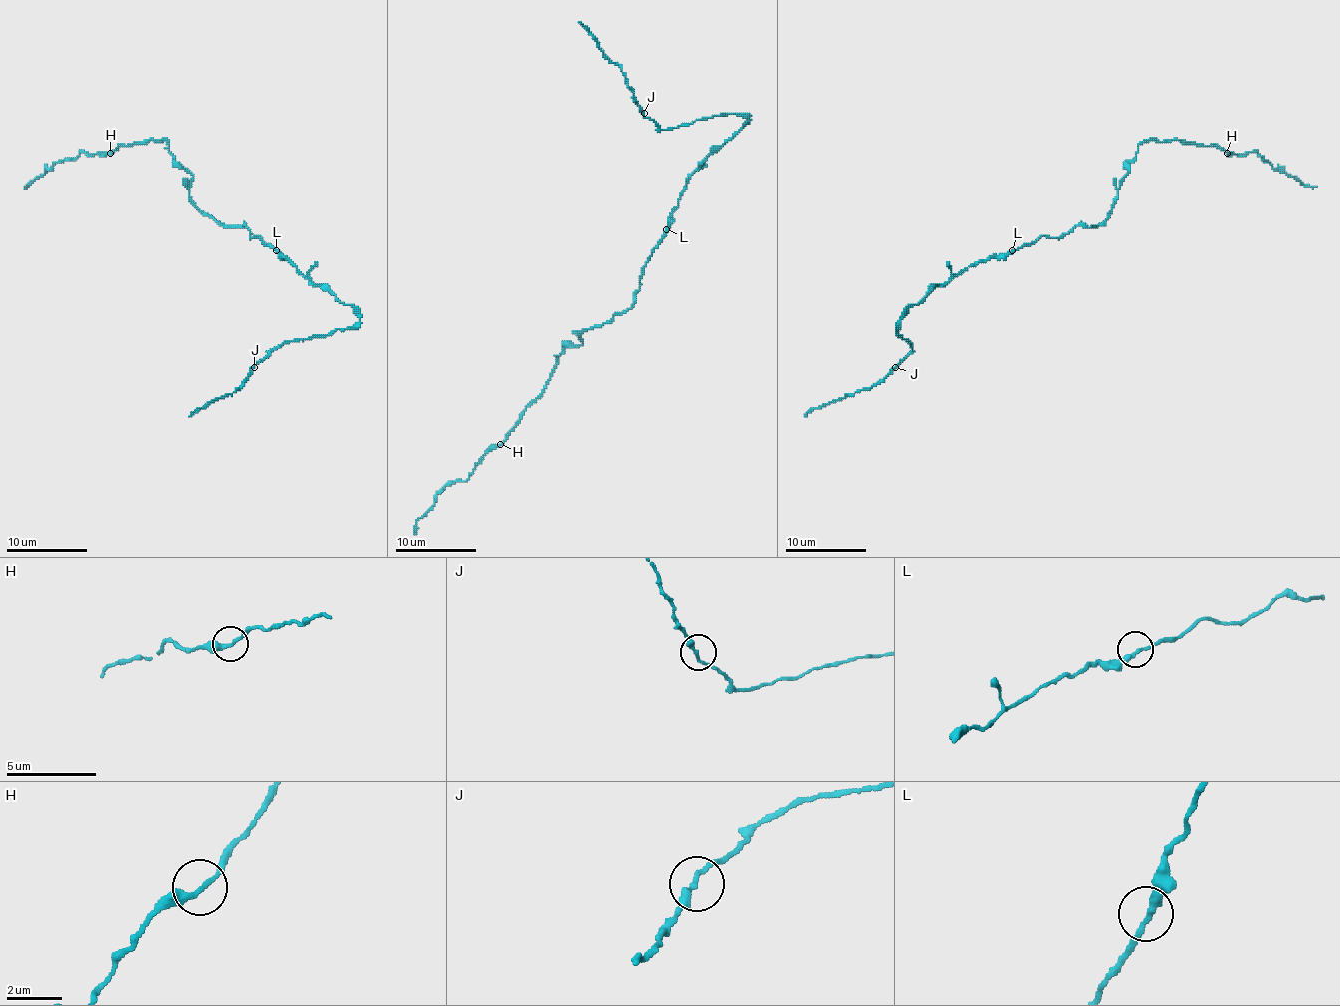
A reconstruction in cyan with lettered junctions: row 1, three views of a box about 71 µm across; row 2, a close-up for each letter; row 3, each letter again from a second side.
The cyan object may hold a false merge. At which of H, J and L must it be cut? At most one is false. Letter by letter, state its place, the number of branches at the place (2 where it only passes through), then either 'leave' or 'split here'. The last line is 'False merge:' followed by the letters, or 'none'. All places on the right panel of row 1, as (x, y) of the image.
H: place (1227, 153); branches 2; leave
J: place (895, 367); branches 2; leave
L: place (1012, 250); branches 2; leave
False merge: none

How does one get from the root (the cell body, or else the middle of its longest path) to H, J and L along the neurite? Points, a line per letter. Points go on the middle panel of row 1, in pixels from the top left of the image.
H: (650, 256), (633, 304), (578, 335), (580, 345), (568, 345), (556, 357), (546, 388), (499, 445)
J: (650, 256), (692, 172), (749, 118), (721, 113), (662, 130), (643, 113)
L: (650, 256), (666, 229)

